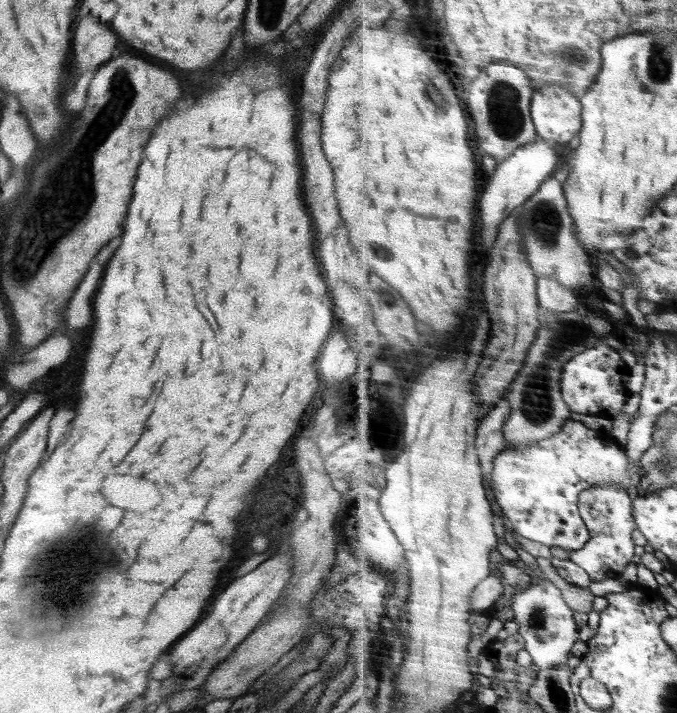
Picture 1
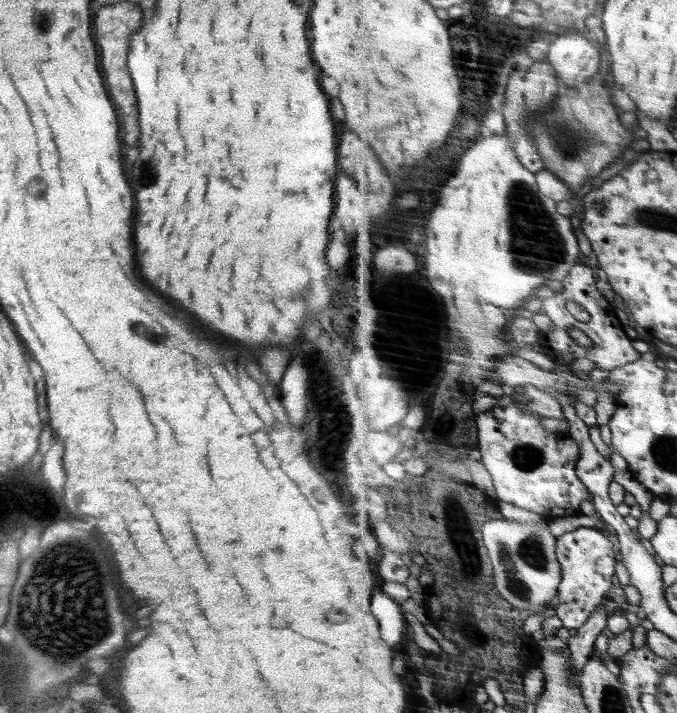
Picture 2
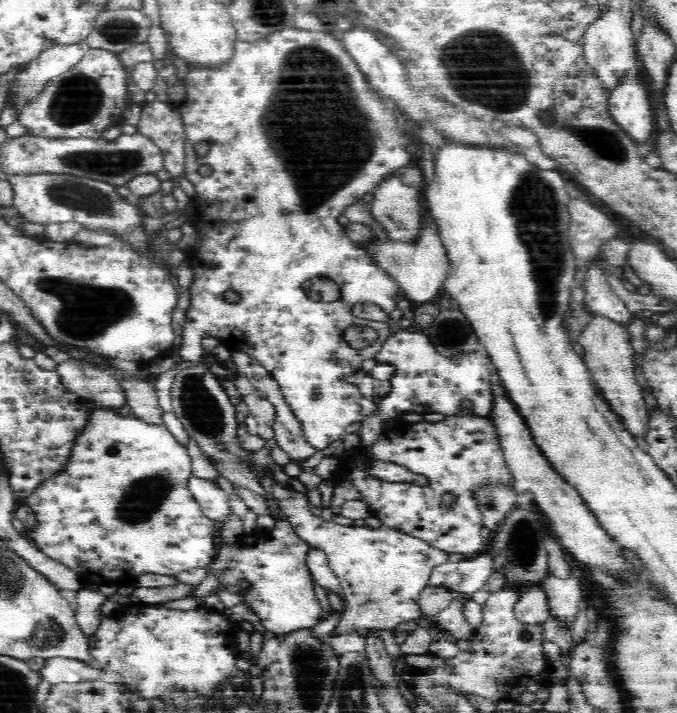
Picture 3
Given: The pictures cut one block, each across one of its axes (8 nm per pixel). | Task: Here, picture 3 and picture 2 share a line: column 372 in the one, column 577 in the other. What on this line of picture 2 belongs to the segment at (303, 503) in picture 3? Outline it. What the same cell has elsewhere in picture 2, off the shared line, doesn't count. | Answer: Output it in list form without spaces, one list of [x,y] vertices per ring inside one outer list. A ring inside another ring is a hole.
[[[578,527],[559,537],[557,555],[563,566],[563,581],[557,596],[557,614],[566,629],[580,630],[595,615],[599,606],[608,601],[609,592],[617,584],[616,546],[604,530],[597,527]]]

